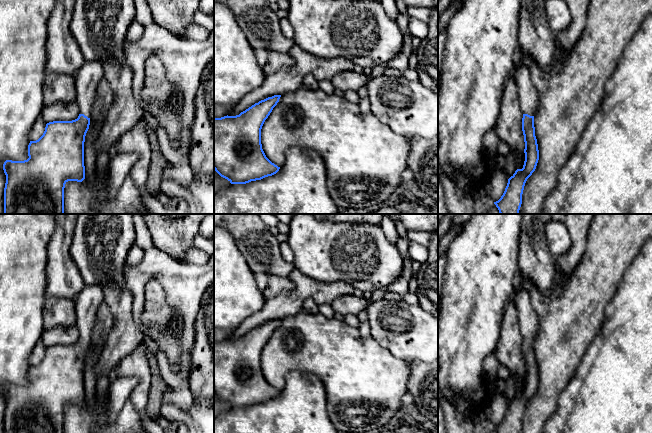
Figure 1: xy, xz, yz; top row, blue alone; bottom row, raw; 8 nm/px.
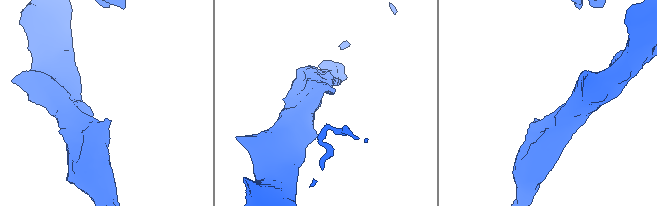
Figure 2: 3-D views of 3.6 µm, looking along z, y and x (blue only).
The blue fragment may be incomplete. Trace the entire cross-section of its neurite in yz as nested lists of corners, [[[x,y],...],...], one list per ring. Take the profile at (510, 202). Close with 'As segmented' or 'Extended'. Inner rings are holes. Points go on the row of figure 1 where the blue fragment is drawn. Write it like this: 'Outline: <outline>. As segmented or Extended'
Outline: [[[518,58],[515,60],[514,78],[523,111],[522,131],[525,142],[525,161],[523,168],[517,169],[508,179],[507,186],[501,198],[494,202],[500,214],[519,214],[525,183],[535,171],[539,160],[539,150],[534,127],[534,115],[539,106],[539,94],[531,80],[529,67]]]. Extended

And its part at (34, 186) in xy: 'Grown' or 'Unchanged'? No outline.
Grown

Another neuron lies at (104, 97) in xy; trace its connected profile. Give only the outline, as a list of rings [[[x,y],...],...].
[[[102,77],[99,81],[95,98],[92,104],[92,116],[90,118],[89,128],[96,125],[99,122],[100,117],[107,116],[108,110],[115,100],[115,95],[108,81]]]

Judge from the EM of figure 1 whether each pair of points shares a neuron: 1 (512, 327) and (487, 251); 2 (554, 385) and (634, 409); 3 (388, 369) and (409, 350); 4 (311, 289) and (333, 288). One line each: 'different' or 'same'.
1: different
2: different
3: different
4: same

